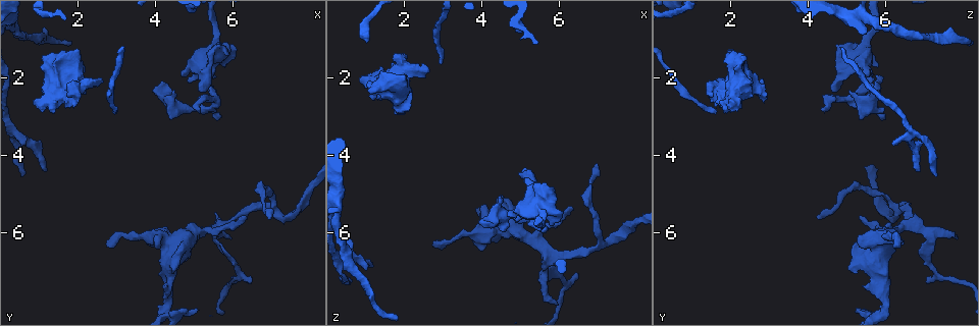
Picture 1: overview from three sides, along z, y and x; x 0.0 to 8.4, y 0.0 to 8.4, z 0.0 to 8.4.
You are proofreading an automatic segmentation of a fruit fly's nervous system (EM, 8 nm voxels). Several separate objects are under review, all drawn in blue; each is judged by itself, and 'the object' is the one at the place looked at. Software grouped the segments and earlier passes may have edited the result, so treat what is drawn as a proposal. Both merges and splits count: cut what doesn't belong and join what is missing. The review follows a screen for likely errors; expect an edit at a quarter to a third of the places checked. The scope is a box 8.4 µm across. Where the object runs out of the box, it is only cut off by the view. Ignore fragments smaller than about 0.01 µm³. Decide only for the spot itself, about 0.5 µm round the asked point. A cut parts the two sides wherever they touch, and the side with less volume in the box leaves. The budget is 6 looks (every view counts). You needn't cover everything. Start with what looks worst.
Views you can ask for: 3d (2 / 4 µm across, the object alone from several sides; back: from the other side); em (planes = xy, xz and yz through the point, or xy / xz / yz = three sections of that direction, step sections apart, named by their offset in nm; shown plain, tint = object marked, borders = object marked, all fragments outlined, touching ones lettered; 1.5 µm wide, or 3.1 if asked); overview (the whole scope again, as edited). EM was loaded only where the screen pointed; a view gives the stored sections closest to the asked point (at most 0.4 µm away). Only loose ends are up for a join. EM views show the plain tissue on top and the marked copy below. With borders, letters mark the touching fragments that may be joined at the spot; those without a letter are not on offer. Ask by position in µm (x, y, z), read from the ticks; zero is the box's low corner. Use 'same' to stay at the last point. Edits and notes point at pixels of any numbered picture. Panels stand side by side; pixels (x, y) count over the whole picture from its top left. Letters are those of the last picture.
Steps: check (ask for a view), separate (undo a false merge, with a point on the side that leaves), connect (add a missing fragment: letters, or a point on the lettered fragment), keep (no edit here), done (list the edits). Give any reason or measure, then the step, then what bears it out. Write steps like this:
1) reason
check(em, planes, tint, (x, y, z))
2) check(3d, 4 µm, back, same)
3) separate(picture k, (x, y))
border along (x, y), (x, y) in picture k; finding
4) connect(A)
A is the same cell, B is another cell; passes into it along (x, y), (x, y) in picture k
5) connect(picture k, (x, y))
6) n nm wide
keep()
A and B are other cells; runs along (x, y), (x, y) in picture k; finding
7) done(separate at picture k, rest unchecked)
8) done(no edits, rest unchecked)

free end
check(3d, 4 µm, (1.20, 4.40, 6.85))

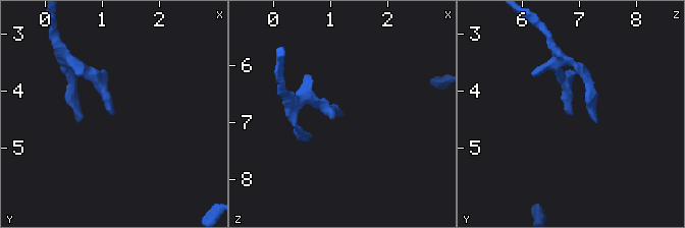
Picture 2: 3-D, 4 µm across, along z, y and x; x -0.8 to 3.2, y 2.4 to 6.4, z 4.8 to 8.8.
check(em, planes, borders, (1.20, 4.35, 6.80))

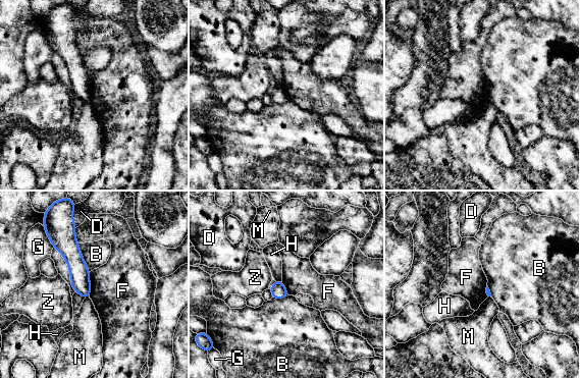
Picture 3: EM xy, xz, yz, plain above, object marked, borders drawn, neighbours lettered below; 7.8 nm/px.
keep()
B, D, F, G, H, M and Z are other cells; border along (89, 272), (90, 295) in picture 3; no lettered fragment goes on from it

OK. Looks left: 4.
thick end
check(3d, 2 µm, (0.90, 2.55, 1.95))

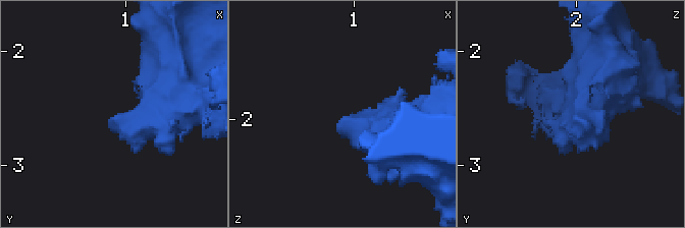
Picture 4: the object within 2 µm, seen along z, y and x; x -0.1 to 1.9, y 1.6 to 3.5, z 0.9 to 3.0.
check(em, planes, borders, (0.90, 2.58, 2.00))

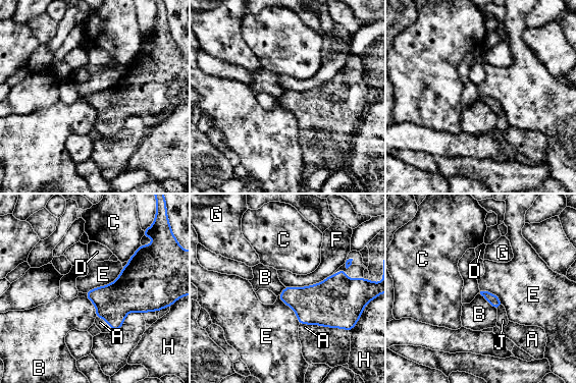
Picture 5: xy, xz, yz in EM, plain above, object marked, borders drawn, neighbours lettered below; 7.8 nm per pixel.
F touches over 400 nm
connect(A)
A is the same cell, B, C, D, E, F, G, H and J are other cells; passes into it along (113, 302), (106, 321), (100, 322) in picture 5; it goes on there

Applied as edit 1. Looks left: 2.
an open end
check(em, planes, borders, (4.45, 2.35, 5.10))

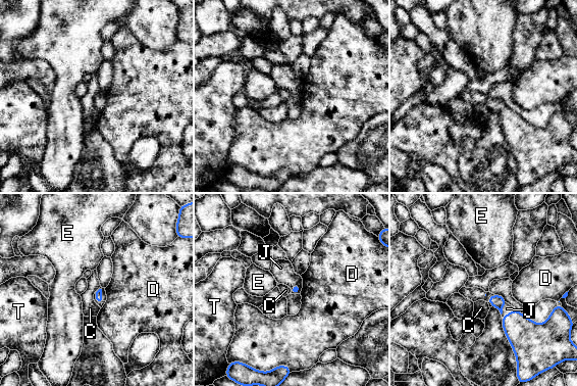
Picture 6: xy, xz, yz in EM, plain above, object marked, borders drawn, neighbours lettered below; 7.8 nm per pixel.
connect(J)
J is the same cell, C, D, E and T are other cells; passes into it along (99, 293), (101, 295), (104, 297) in picture 6; the cell continues

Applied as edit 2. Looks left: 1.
done(connect at picture 5, connect at picture 6, rest unchecked)

